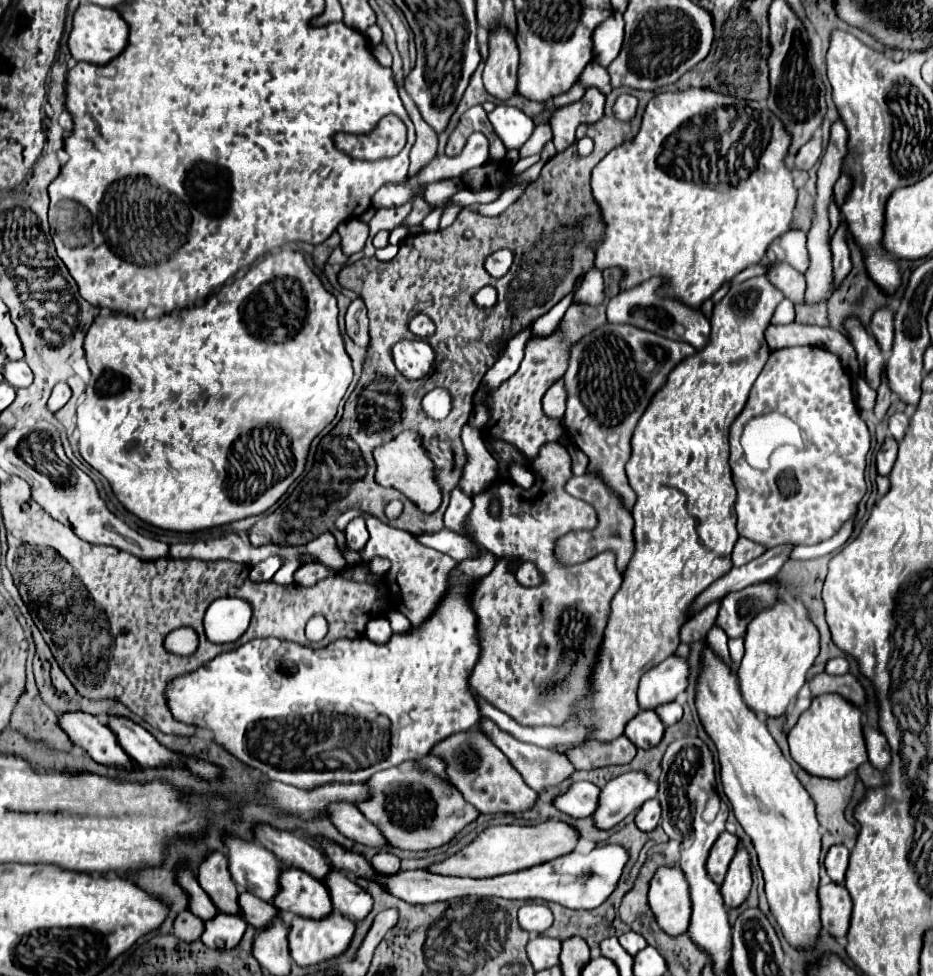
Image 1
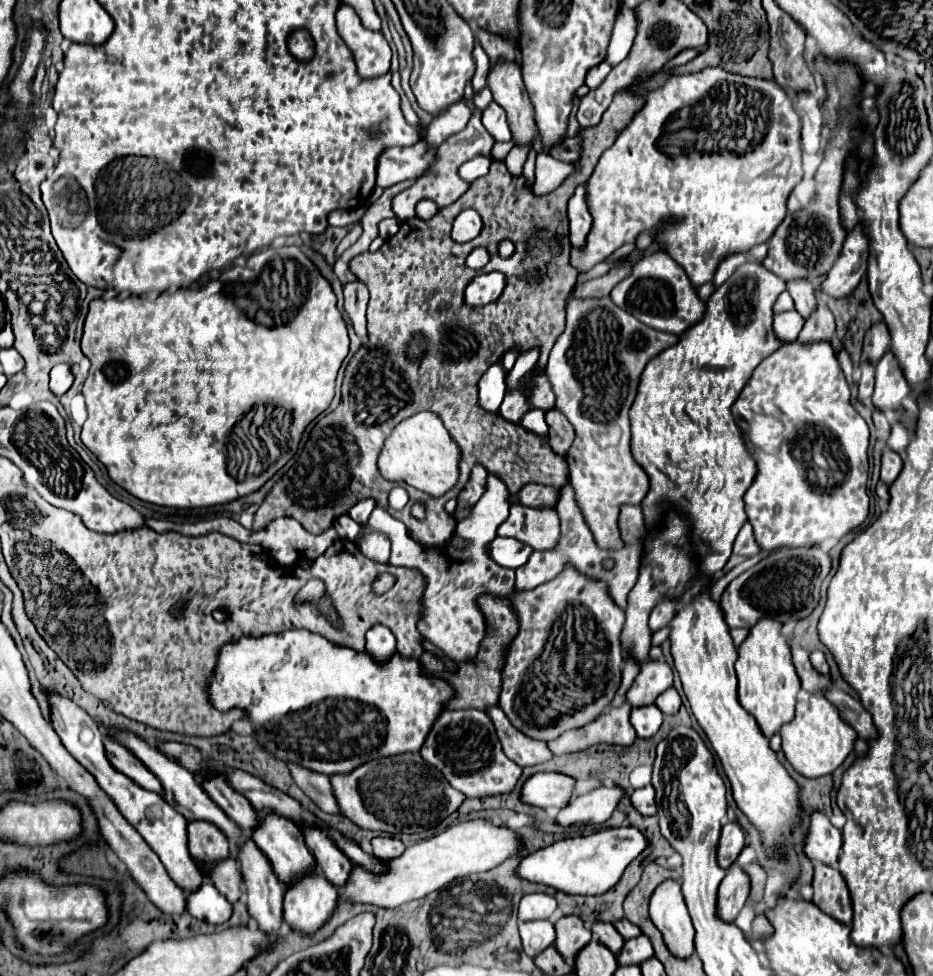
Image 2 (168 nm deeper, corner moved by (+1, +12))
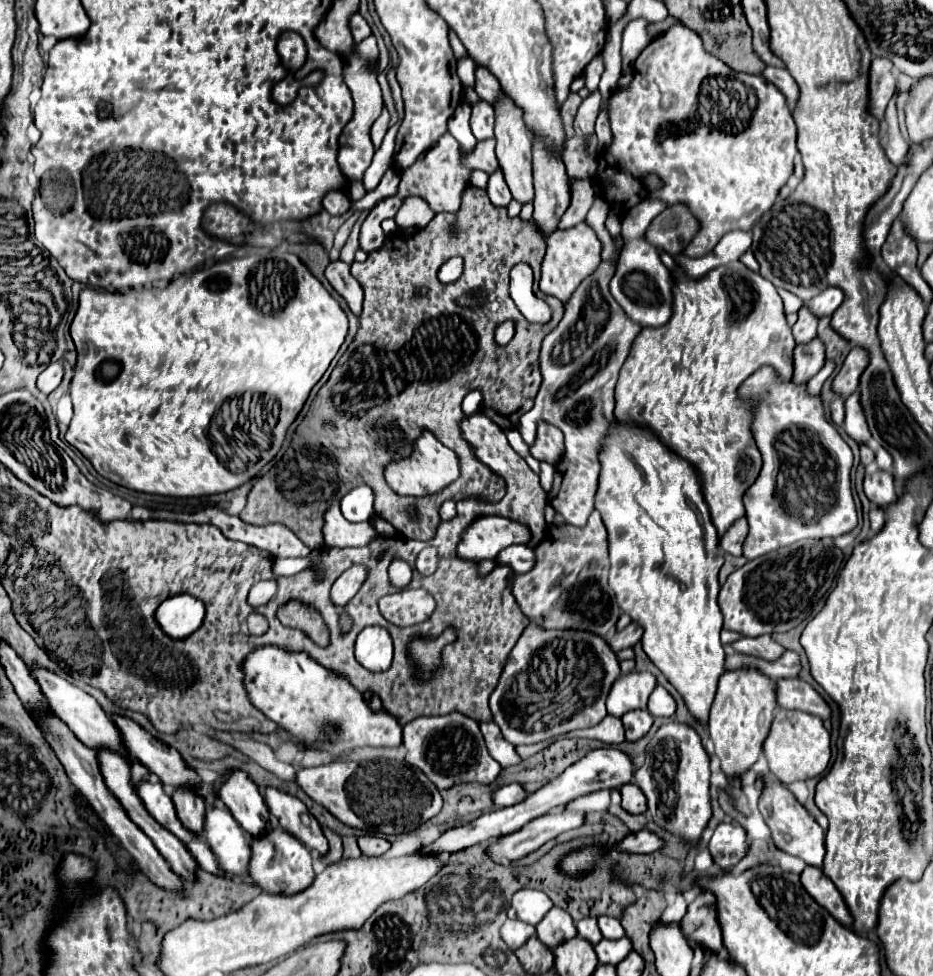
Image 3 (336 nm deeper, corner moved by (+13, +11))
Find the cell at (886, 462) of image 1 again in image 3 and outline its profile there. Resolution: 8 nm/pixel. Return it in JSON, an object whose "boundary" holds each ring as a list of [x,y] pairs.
{"boundary":[[[880,469],[872,475],[866,475],[864,477],[864,493],[878,507],[890,505],[896,499],[894,475],[888,471],[880,471]]]}

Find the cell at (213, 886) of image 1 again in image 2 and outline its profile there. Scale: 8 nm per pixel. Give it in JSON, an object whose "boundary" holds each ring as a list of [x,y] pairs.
{"boundary":[[[206,820],[188,822],[188,850],[198,862],[206,864],[230,856],[230,844],[224,832]]]}

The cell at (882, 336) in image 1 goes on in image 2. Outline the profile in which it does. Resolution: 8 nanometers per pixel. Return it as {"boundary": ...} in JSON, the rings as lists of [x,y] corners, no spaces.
{"boundary":[[[880,322],[880,324],[874,324],[866,332],[862,354],[870,364],[876,364],[888,352],[888,346],[890,346],[890,332],[888,332],[886,324]]]}

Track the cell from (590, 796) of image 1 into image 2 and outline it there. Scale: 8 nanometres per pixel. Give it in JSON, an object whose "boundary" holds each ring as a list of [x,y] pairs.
{"boundary":[[[534,774],[520,792],[520,800],[538,808],[564,808],[576,796],[574,780],[564,774]]]}

